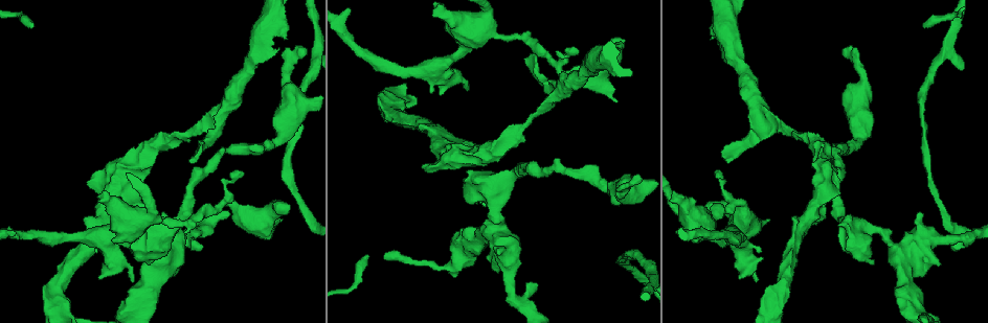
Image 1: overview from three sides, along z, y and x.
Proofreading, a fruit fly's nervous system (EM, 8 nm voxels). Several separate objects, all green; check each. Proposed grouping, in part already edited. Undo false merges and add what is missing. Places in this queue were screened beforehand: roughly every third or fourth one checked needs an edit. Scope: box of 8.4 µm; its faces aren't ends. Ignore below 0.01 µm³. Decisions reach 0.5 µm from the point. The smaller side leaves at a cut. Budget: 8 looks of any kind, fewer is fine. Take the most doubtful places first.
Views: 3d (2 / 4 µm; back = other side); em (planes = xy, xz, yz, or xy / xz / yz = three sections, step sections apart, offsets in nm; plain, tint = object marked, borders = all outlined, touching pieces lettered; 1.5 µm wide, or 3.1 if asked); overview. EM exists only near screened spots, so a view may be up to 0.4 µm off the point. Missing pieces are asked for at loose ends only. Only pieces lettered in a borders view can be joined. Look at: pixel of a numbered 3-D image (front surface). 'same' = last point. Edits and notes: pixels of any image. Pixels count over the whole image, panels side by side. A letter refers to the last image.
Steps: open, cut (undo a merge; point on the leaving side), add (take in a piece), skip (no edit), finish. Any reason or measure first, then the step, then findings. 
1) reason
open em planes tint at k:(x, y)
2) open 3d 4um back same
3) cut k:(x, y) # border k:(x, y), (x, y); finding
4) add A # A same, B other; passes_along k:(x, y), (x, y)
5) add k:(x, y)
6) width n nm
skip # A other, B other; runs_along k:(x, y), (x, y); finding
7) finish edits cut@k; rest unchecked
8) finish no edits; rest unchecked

an open end
open em yz step 4 tint at 1:(616, 100)

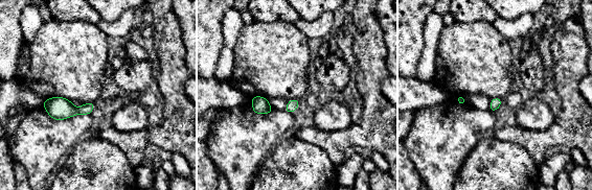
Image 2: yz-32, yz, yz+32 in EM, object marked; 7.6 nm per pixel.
open em planes borders same

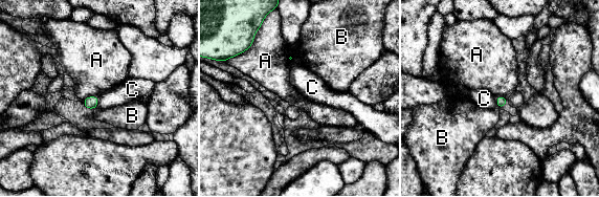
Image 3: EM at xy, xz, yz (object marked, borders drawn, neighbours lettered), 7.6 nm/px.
skip # A other, B other, C other; border 3:(97, 95), (89, 95), (84, 100); none of them fits

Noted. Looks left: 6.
tapers out
open 3d 4um at 1:(720, 176)

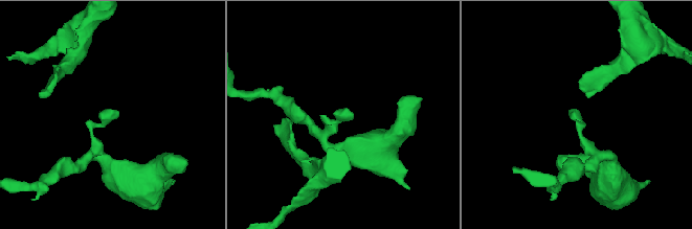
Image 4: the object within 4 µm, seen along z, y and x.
open em xz step 8 tint at 4:(353, 118)

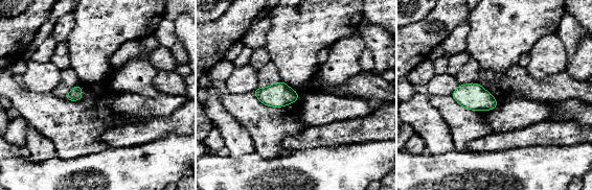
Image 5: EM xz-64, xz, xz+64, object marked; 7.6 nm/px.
another direction
open em yz step 8 borders same

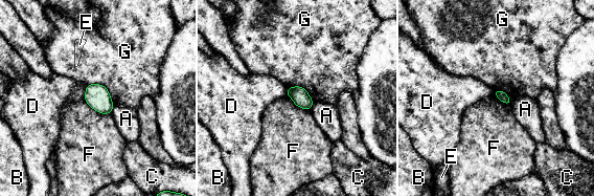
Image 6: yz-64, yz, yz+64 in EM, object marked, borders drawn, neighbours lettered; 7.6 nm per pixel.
longest_contact G 260 nm
skip # A other, B other, C other, D other, E other, F other, G other; border 6:(87, 84), (101, 84), (114, 104); none of them fits

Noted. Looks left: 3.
small branch off a trunk
open em planes plain at 1:(224, 108)

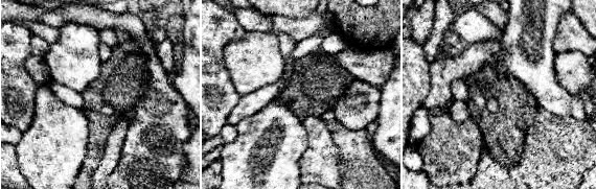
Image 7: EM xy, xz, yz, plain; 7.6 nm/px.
with the object marked
open em planes tint same

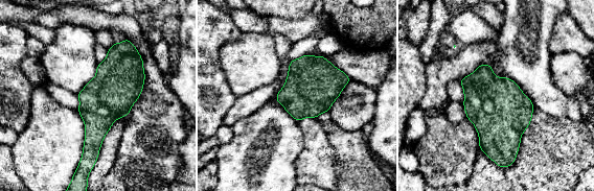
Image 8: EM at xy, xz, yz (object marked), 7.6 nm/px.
open em planes borders same

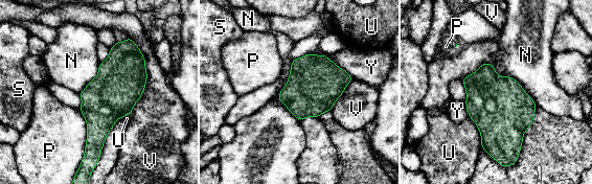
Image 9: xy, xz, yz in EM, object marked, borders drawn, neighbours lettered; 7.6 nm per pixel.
width 380 nm
skip # N other, P other, S other, U other, V other, Y other; runs_along 9:(117, 46), (87, 167); continuous, no second cell

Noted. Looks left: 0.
finish no edits; rest unchecked

